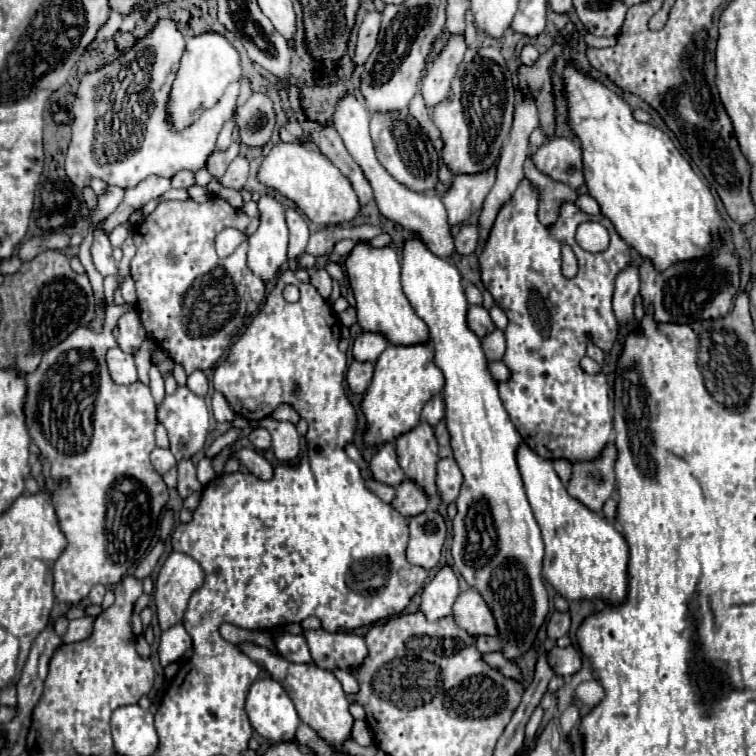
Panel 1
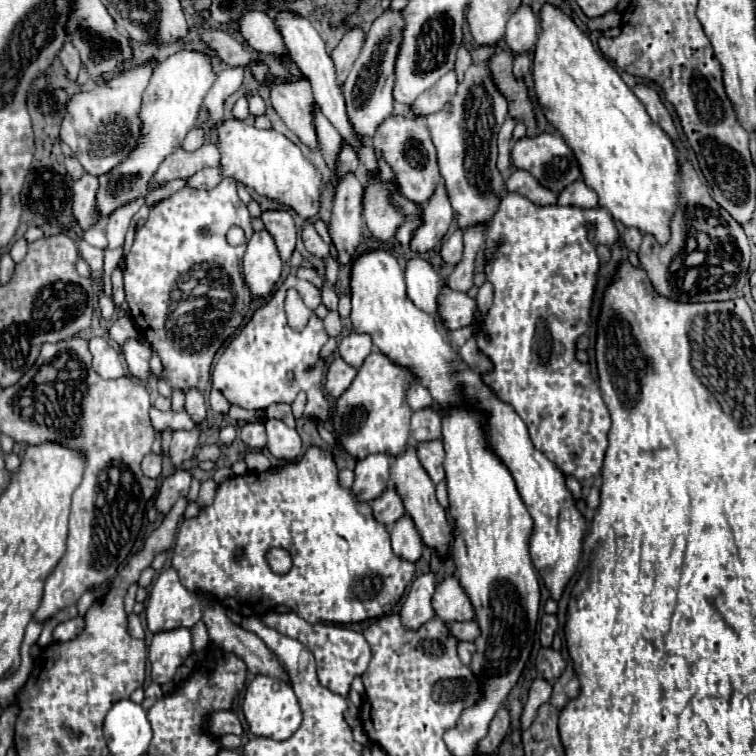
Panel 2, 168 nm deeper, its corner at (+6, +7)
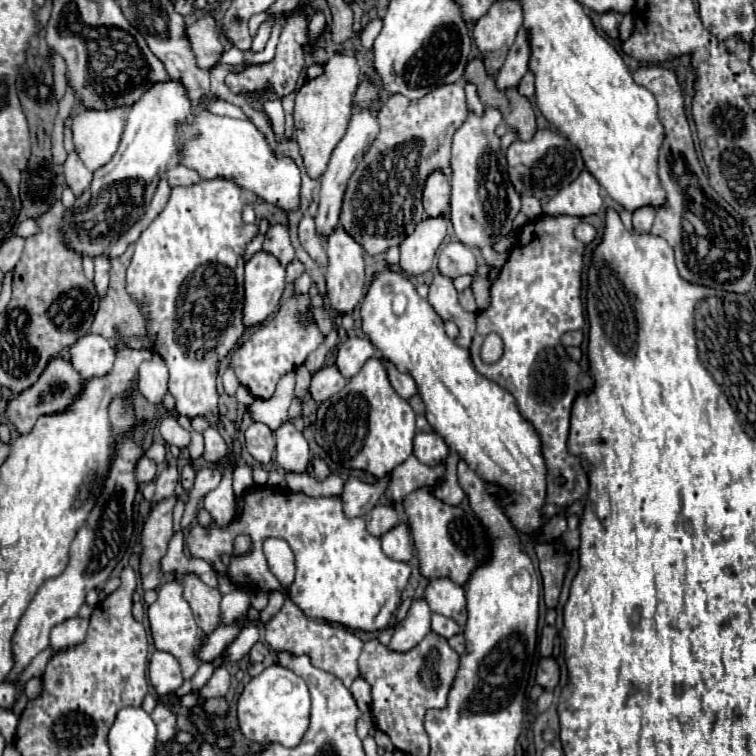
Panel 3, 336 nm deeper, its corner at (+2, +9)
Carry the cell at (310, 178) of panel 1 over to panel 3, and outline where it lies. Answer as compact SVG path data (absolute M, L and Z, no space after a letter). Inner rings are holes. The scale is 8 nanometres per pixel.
M200 112L194 120L182 124L182 160L180 164L194 168L202 178L226 178L254 192L262 200L282 208L300 208L300 170L290 156L278 156L266 136L250 120L236 120ZM194 134L198 134L194 138Z

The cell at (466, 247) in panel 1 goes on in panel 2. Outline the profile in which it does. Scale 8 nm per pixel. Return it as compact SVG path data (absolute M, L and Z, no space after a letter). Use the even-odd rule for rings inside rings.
M456 230L444 244L440 250L440 256L446 264L456 266L462 260L462 232Z

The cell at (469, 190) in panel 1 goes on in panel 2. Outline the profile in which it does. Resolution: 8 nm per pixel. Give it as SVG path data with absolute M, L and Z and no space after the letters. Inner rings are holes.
M440 184L434 196L422 206L422 226L414 230L414 238L410 240L412 252L424 254L432 250L446 236L452 220L454 220L454 212L450 208L450 200L446 196L444 184Z

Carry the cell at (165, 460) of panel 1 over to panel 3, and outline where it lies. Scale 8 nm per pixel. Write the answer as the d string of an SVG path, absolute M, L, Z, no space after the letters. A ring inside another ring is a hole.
M142 456L138 466L136 466L136 476L140 482L152 482L156 478L156 462L150 460L148 456Z

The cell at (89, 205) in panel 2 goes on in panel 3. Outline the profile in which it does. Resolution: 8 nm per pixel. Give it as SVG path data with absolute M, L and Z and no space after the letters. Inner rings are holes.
M72 152L72 154L68 154L68 158L64 162L64 176L66 176L66 182L72 188L74 196L82 196L88 190L88 186L92 184L94 174L82 164L78 154Z

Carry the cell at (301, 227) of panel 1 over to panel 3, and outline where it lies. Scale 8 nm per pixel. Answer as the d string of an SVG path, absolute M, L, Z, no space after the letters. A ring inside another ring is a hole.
M284 224L270 226L270 230L266 232L266 240L264 240L262 248L266 248L266 252L274 254L284 266L288 266L296 256L294 248L292 248L292 242L290 242L288 226L284 226Z

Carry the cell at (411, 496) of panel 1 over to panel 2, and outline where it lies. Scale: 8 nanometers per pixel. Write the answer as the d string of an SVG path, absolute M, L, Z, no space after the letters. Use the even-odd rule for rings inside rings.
M388 486L386 492L382 492L374 502L370 502L374 518L378 518L378 522L382 522L384 526L392 526L398 518L404 516L404 504L402 498L398 496L398 492L394 490L394 486Z

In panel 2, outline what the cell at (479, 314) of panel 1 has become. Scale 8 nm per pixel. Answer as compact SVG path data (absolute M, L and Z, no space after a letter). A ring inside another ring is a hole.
M442 286L438 294L438 310L436 316L448 330L464 328L472 324L472 314L474 314L476 300L470 298L464 292L450 290L450 286Z

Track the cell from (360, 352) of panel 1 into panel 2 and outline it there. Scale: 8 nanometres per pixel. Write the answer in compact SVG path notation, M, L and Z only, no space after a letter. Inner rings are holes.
M352 332L346 338L342 338L338 352L346 364L360 368L362 362L366 360L366 356L372 352L372 338L368 334Z

